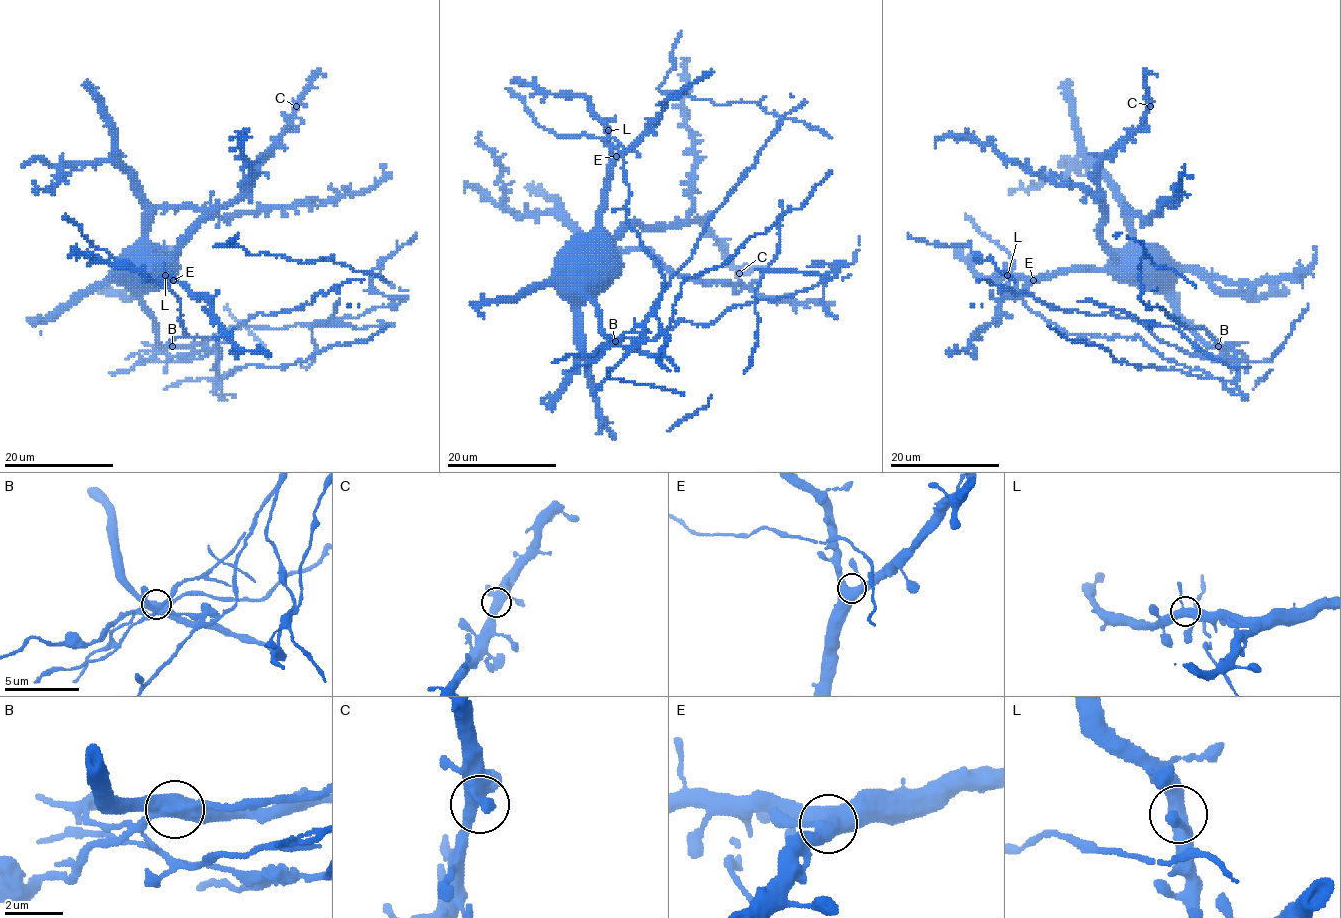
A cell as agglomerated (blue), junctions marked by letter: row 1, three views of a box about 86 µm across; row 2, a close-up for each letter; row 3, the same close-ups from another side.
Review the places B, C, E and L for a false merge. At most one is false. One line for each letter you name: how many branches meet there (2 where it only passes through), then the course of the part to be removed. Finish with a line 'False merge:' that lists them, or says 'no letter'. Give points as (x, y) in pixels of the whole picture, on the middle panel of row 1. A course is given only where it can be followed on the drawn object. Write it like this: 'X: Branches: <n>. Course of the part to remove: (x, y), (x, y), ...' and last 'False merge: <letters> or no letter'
B: Branches: 4
False merge: B

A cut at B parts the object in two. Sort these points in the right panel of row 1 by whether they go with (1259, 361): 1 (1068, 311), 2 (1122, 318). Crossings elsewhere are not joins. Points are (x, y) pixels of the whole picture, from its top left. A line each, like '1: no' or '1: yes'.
1: yes
2: yes

